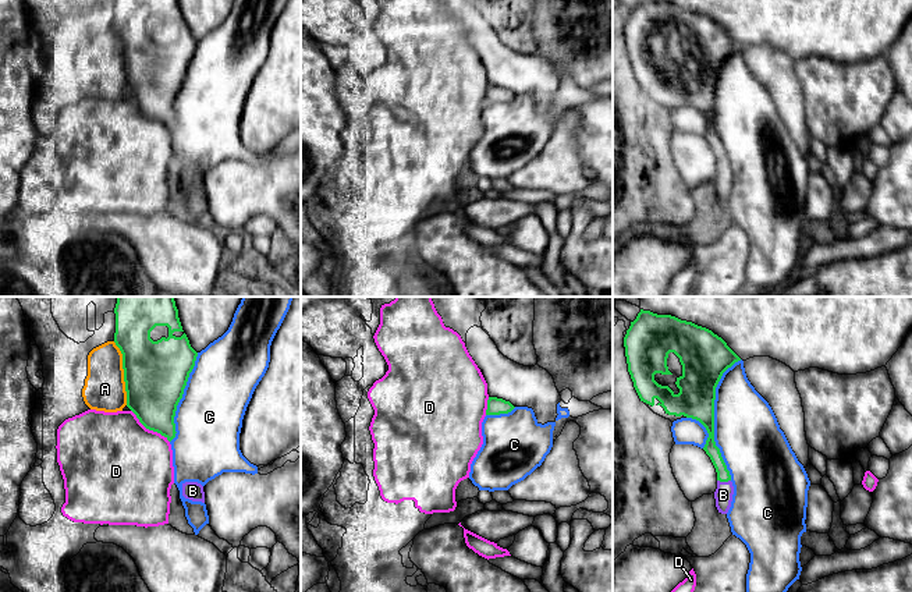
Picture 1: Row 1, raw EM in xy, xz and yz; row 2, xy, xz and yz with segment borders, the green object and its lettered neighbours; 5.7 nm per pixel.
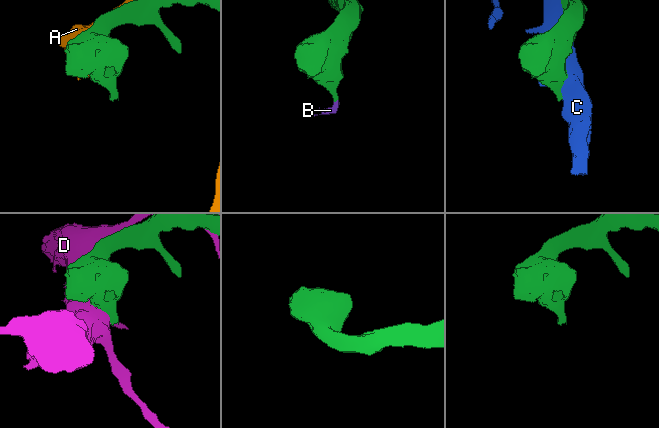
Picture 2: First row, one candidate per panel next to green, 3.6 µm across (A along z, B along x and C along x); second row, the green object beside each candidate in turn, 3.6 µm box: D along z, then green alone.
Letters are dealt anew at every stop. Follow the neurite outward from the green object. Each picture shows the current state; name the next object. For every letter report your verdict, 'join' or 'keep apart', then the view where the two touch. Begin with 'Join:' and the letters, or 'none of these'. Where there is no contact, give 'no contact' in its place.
Join: B
A: keep apart; meets green in xy
B: join; meets green in yz
C: keep apart; meets green in yz
D: keep apart; meets green in xy

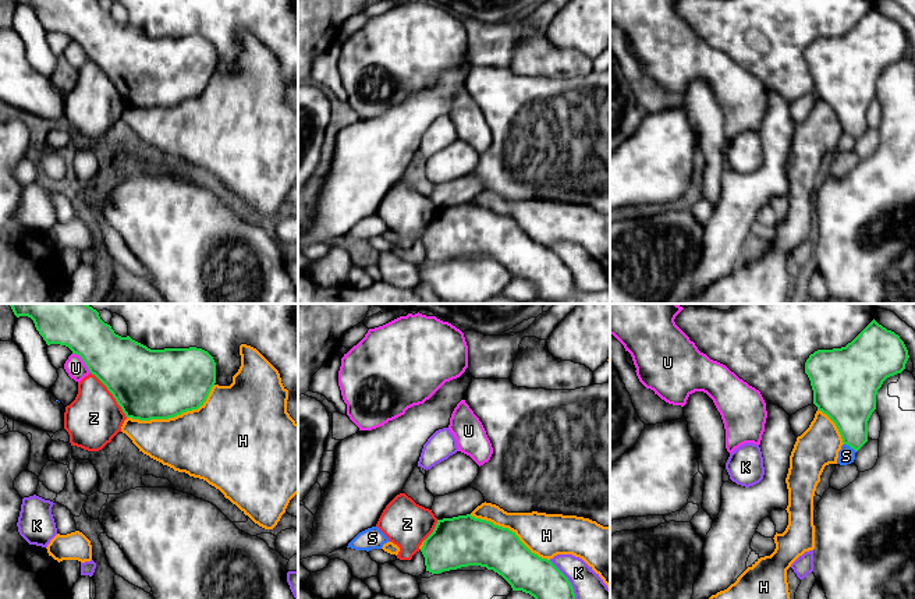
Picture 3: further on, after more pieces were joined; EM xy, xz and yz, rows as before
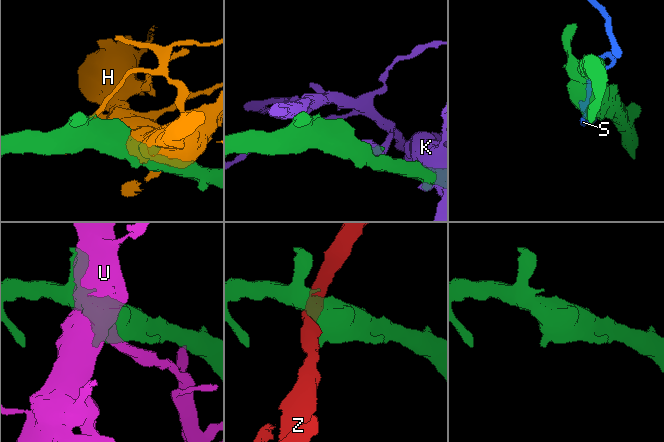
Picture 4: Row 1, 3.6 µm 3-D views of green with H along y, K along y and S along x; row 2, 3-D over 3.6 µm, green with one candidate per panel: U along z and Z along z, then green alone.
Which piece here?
Join: none of these
H: keep apart; meets green in xy
K: keep apart; meets green in xz
S: keep apart; meets green in yz
U: keep apart; meets green in xy
Z: keep apart; meets green in xy

